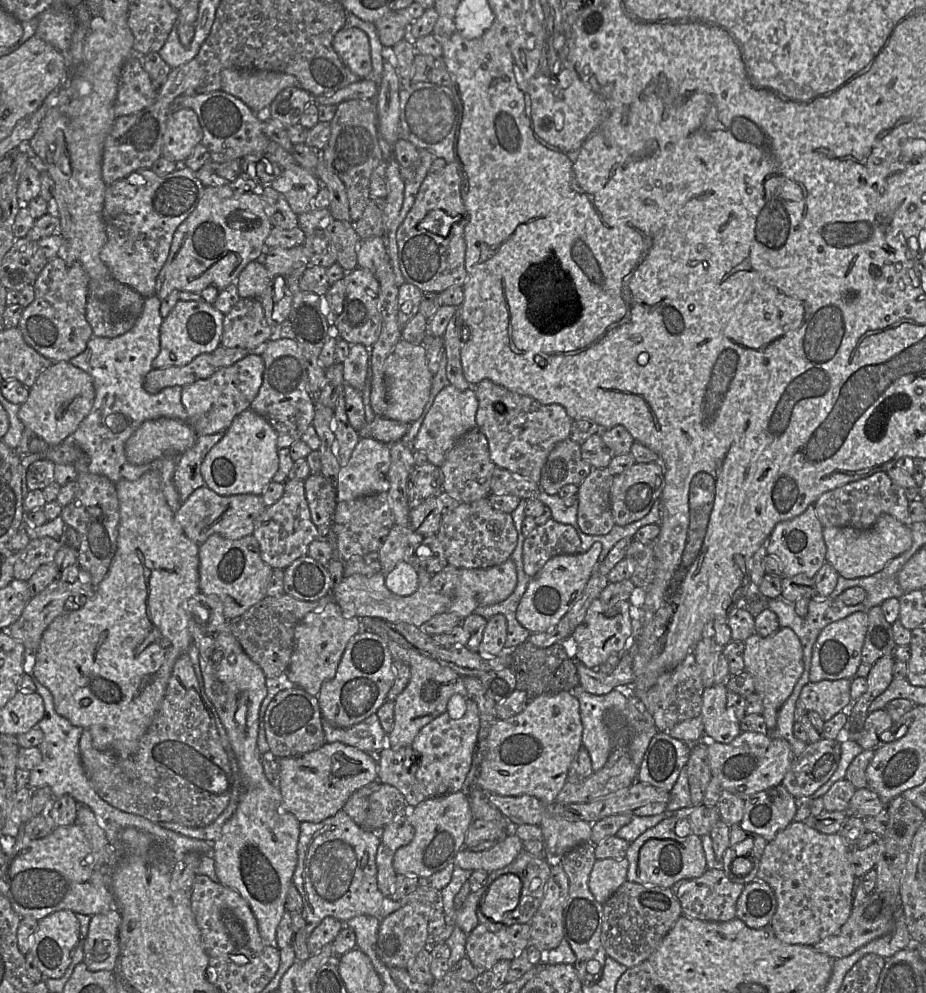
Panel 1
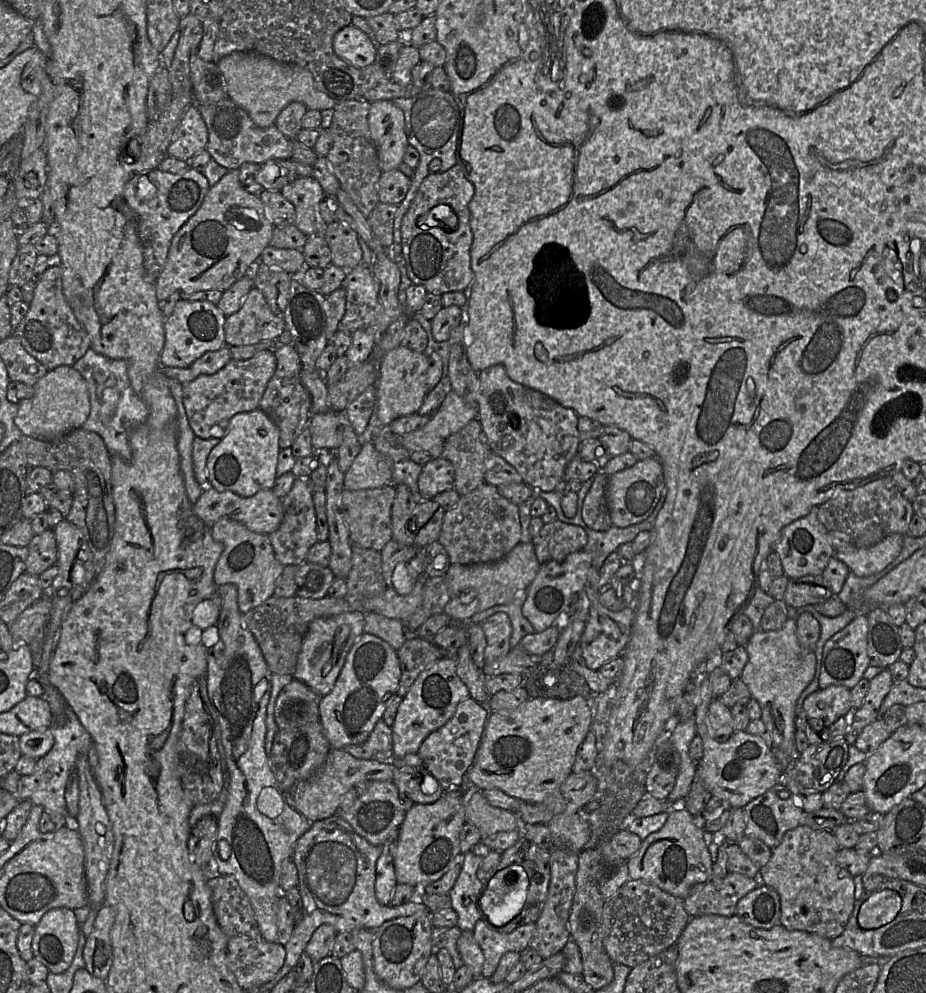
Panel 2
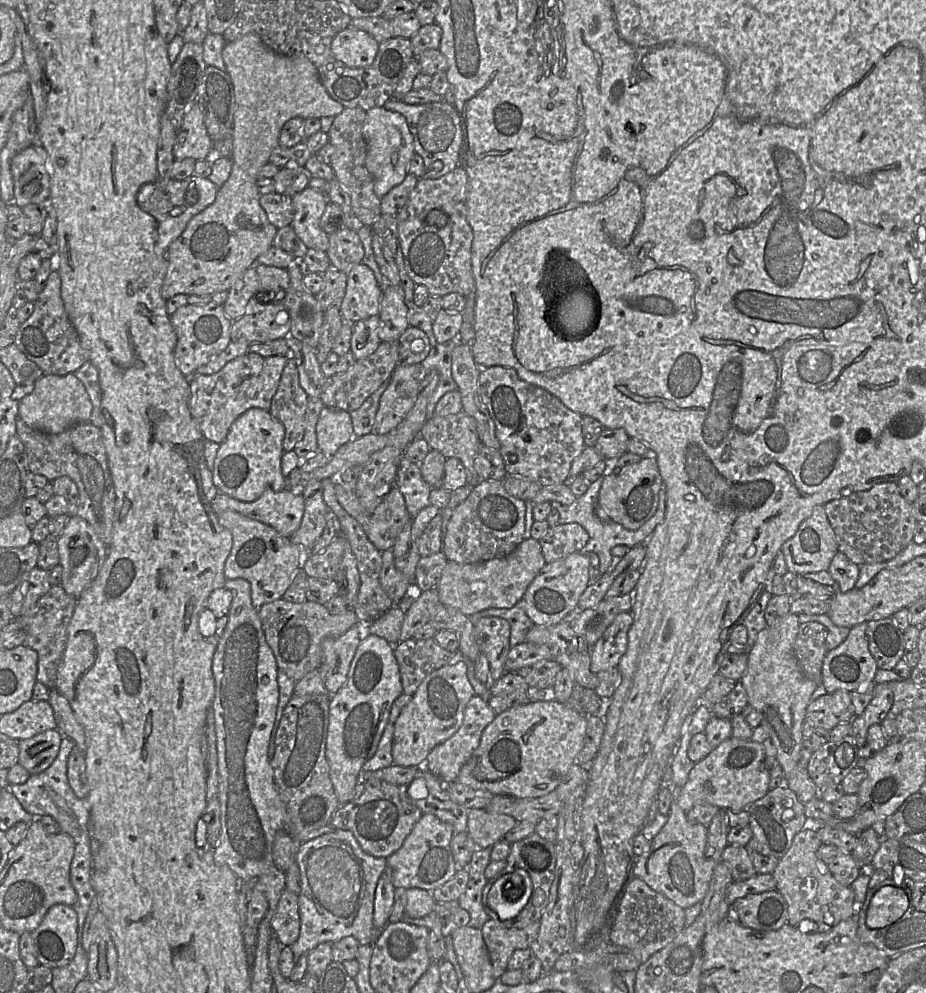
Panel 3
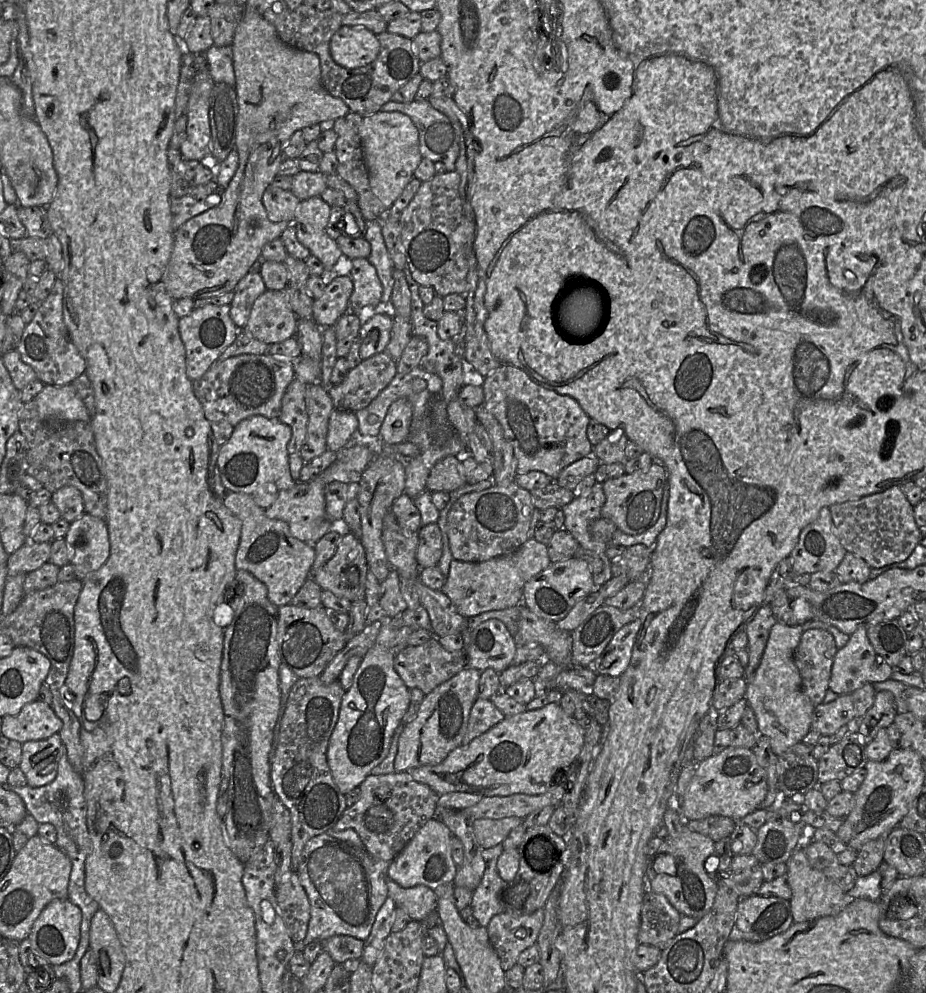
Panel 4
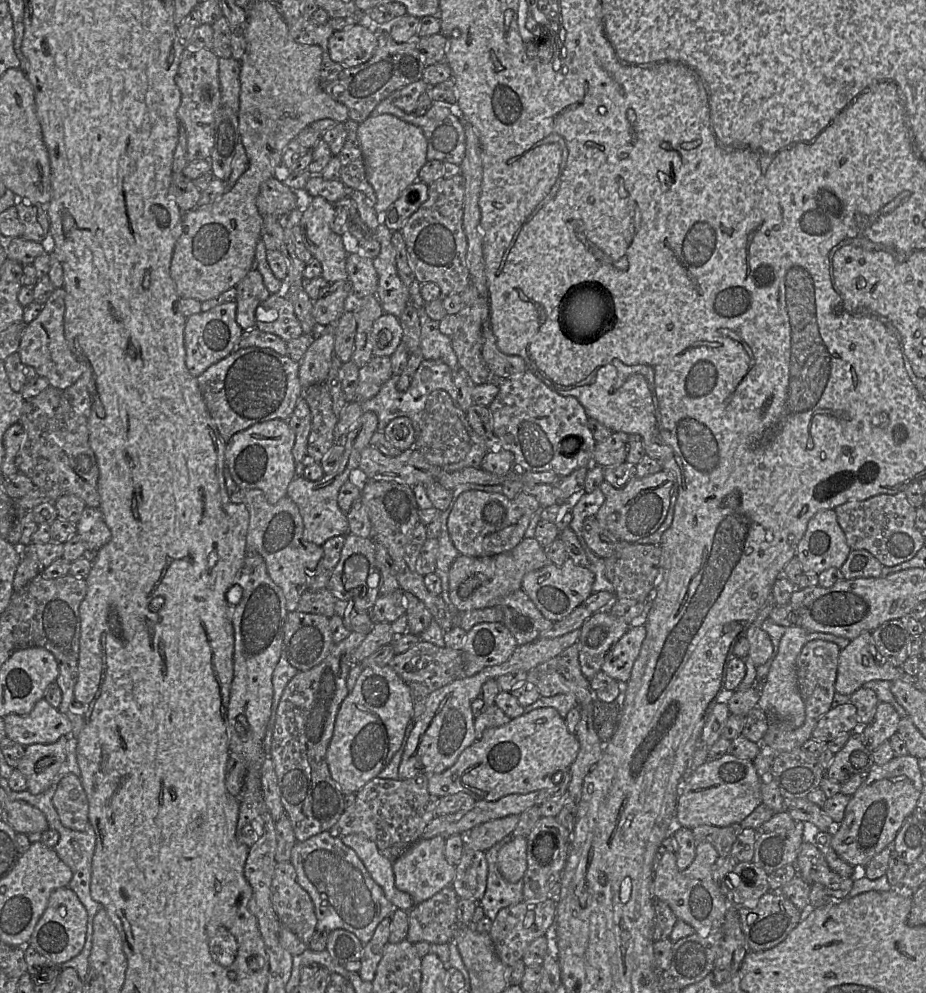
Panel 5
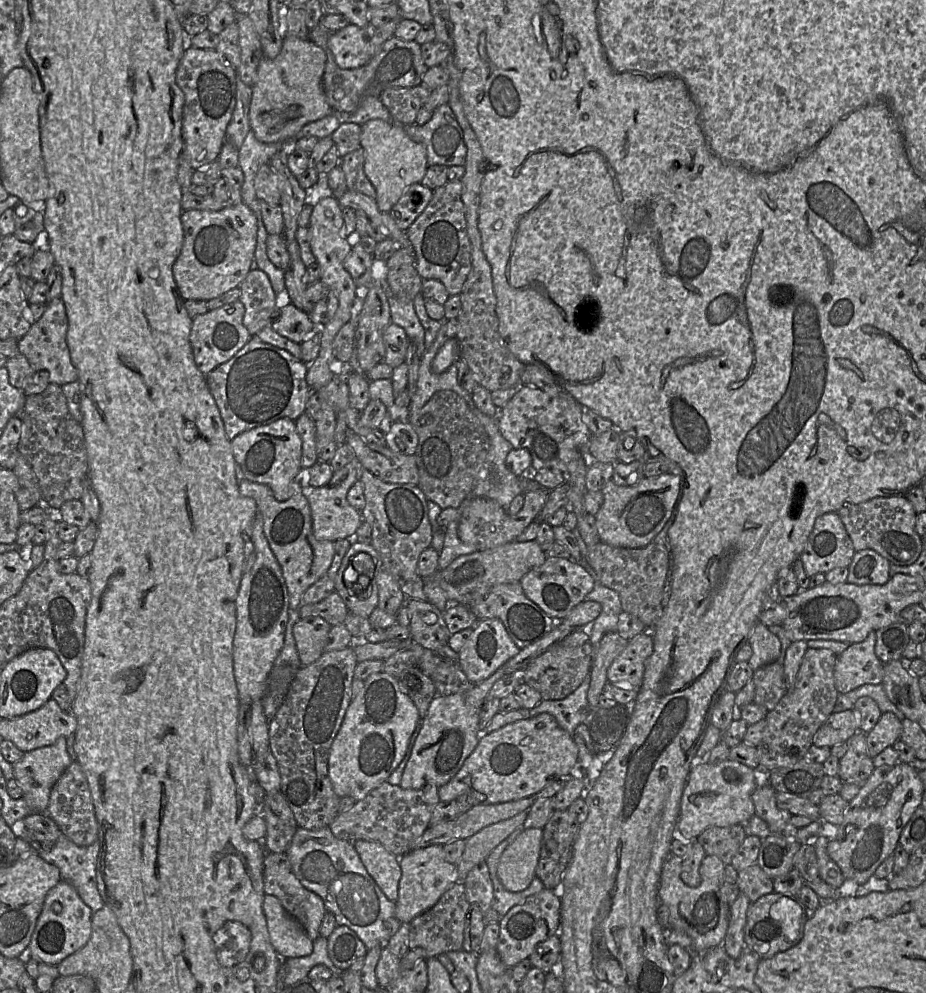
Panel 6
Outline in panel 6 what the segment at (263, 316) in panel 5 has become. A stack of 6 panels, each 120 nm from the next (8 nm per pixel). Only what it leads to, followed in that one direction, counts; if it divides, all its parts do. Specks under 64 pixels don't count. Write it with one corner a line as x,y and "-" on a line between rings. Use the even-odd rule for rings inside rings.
281,301
279,315
273,320
270,327
291,341
302,343
322,326
316,326
308,312
298,309
290,302

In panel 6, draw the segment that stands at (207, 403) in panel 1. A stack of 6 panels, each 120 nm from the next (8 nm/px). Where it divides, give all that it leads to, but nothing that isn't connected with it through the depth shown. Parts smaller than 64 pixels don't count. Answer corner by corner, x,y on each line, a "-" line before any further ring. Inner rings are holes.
252,336
230,360
208,373
206,381
219,408
227,438
231,441
244,431
281,418
296,420
306,412
311,393
306,381
308,365
288,351

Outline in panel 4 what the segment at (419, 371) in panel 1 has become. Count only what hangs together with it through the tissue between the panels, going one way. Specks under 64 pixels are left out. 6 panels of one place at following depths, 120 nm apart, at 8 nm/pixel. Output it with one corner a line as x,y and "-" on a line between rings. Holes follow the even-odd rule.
400,398
394,401
382,423
379,439
384,444
402,443
408,440
412,422
413,408
411,403

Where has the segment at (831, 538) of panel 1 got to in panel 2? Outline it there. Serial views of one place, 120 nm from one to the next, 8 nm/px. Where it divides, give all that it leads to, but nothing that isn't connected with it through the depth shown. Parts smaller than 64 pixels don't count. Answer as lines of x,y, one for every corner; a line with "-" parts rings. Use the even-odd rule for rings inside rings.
893,533
871,547
835,551
834,557
844,562
855,575
868,577
882,571
900,554
903,539
903,534

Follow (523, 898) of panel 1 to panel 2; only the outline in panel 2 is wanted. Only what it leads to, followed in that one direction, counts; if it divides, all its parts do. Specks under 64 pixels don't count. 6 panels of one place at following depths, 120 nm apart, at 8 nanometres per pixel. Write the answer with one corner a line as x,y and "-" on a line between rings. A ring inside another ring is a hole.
521,837
512,847
501,853
502,854
500,863
492,871
488,872
487,878
484,881
482,881
483,887
480,892
480,896
482,896
482,893
486,890
490,880
499,871
511,865
519,865
525,869
530,879
527,897
523,905
523,908
514,919
500,927
493,926
489,922
488,917
480,909
480,897
478,899
478,910
480,911
481,919
484,920
492,930
500,933
511,933
512,931
523,925
536,923
542,913
543,907
548,896
548,887
551,879
551,851
550,849
544,849
537,846
533,842
527,840
525,837

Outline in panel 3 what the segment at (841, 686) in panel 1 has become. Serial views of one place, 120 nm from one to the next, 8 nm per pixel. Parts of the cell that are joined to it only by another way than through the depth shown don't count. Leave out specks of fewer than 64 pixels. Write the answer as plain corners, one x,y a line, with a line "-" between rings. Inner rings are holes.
837,690
812,700
806,709
805,721
810,727
830,731
840,723
851,722
854,716
850,692

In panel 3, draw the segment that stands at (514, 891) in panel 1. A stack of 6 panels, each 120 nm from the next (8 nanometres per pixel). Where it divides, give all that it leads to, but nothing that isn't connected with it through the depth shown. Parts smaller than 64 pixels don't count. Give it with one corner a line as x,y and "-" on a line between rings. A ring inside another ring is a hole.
515,869
511,873
500,874
487,894
487,906
497,913
499,920
506,921
516,917
528,903
533,884
527,871

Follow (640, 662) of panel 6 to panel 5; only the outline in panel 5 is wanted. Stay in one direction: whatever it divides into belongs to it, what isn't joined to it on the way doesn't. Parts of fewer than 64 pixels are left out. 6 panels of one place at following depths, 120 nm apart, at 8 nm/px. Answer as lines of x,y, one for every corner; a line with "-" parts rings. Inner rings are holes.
645,617
640,619
613,645
607,653
602,671
618,682
627,683
646,636

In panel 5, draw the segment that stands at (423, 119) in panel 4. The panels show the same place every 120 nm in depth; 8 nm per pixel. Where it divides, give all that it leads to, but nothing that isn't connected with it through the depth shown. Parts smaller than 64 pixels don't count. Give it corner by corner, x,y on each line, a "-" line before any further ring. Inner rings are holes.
385,99
374,108
370,116
389,114
400,118
406,123
419,127
427,141
426,158
428,161
437,160
460,165
463,161
466,148
464,121
460,118
460,114
451,106
444,103
433,103
426,114
416,116
414,113
408,114
404,112

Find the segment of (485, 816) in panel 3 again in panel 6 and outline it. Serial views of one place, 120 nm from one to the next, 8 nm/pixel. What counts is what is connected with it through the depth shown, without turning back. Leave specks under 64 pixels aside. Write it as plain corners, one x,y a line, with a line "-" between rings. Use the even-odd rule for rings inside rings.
522,811
507,820
489,825
466,839
464,852
456,864
459,881
463,881
477,864
485,861
503,840
522,826
527,815
528,811

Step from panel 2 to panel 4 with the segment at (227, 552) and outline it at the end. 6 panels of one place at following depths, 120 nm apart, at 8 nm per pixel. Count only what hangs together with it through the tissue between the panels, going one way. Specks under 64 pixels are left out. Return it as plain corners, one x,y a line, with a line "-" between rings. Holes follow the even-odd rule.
227,492
222,502
242,522
235,556
236,569
246,570
263,582
267,587
269,600
277,607
291,604
293,597
310,577
315,560
313,545
293,537
286,522
268,518
265,509
257,505
250,495

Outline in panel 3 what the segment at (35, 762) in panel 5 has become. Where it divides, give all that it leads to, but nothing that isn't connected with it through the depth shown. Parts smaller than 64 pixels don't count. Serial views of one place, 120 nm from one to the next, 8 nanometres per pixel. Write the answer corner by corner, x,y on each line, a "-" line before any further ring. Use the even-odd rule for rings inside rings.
50,729
34,737
19,741
18,763
30,775
46,770
55,760
63,735
57,729

